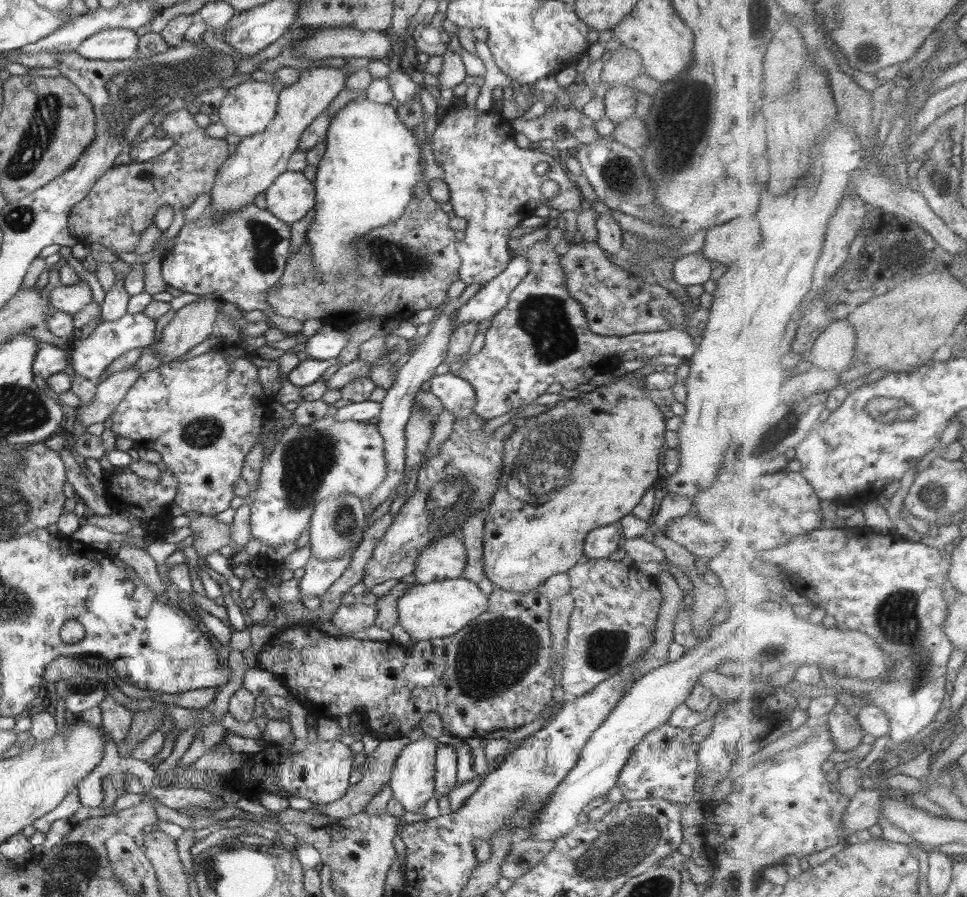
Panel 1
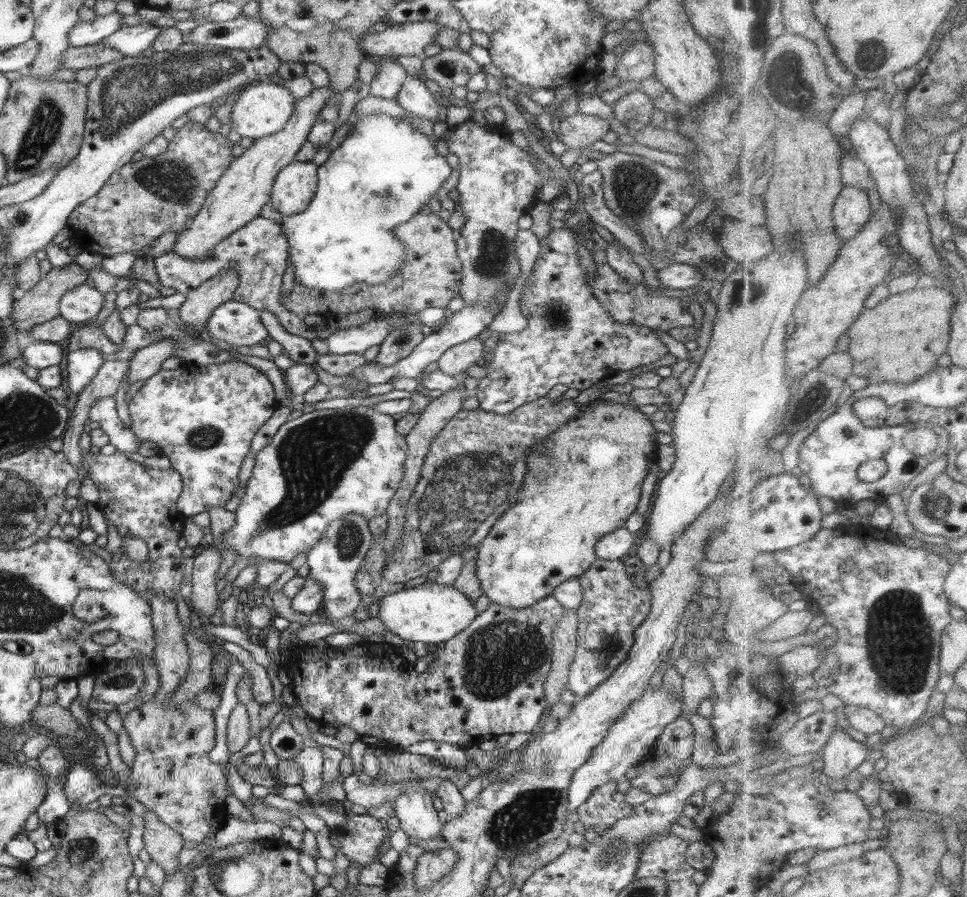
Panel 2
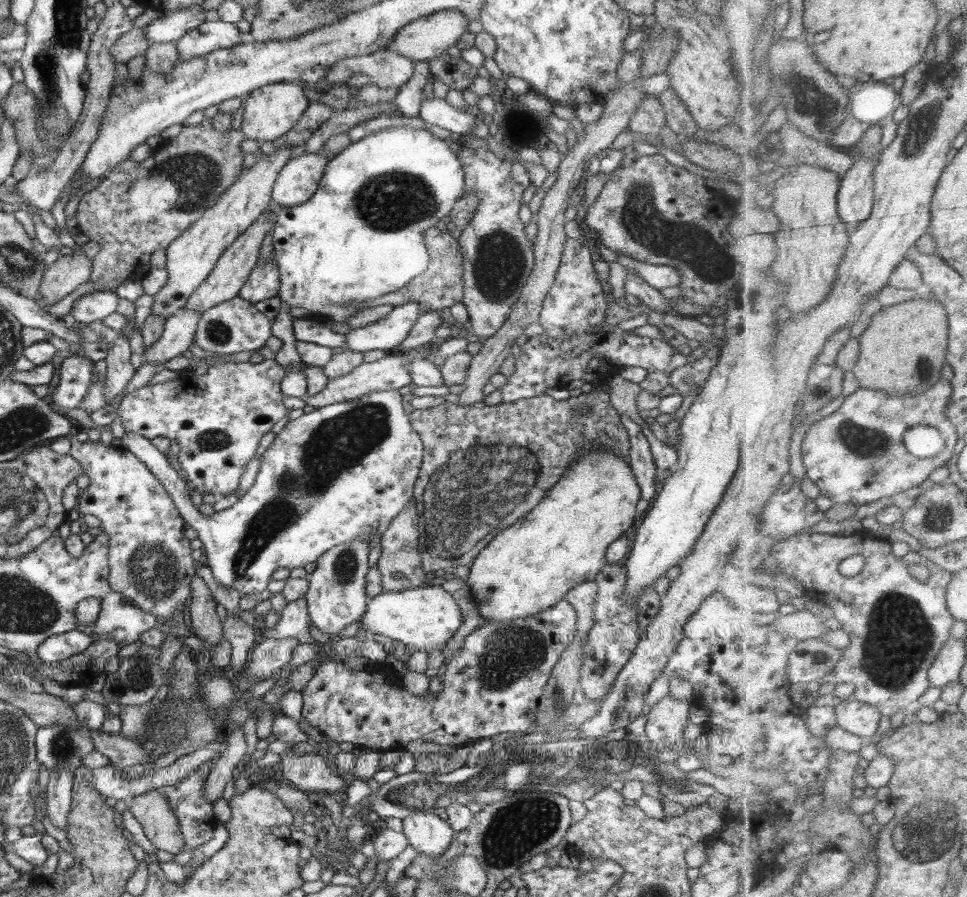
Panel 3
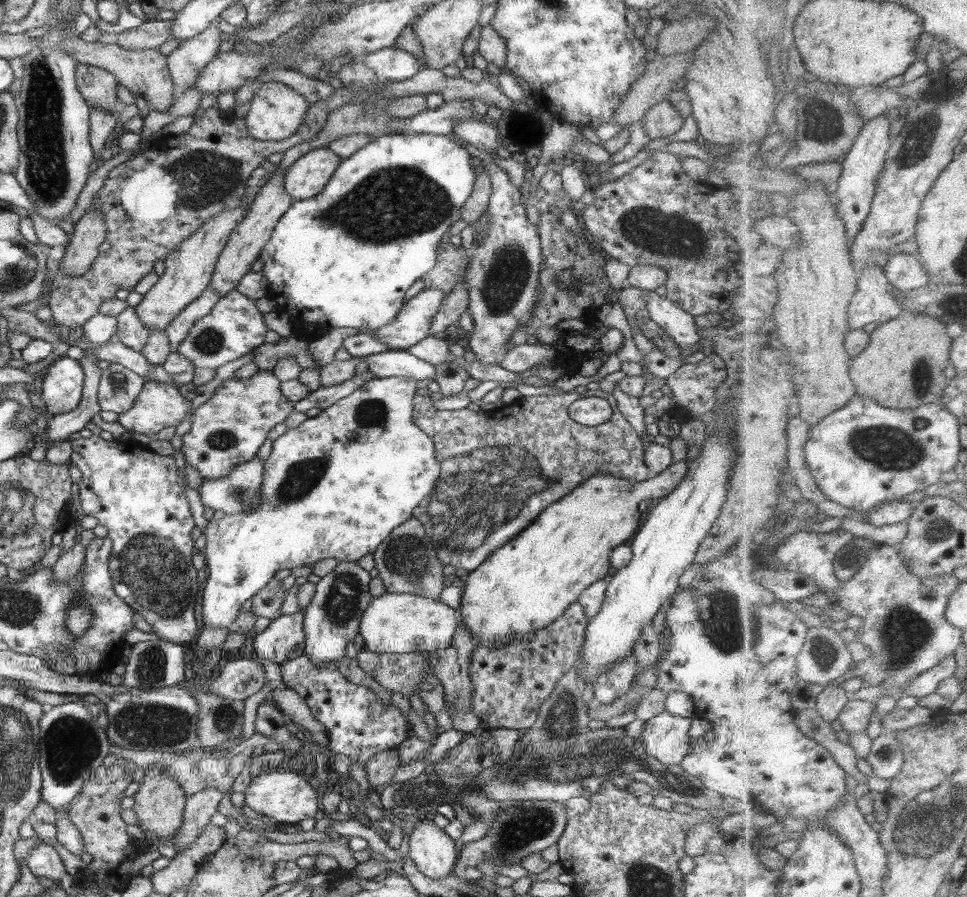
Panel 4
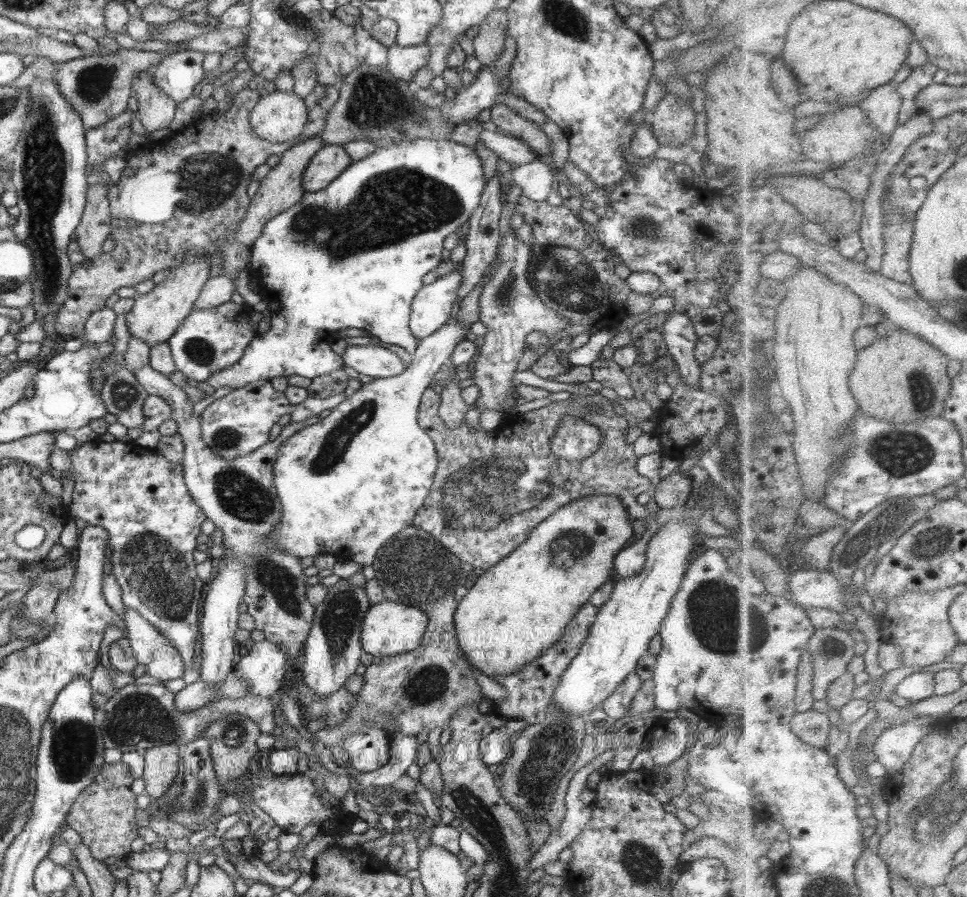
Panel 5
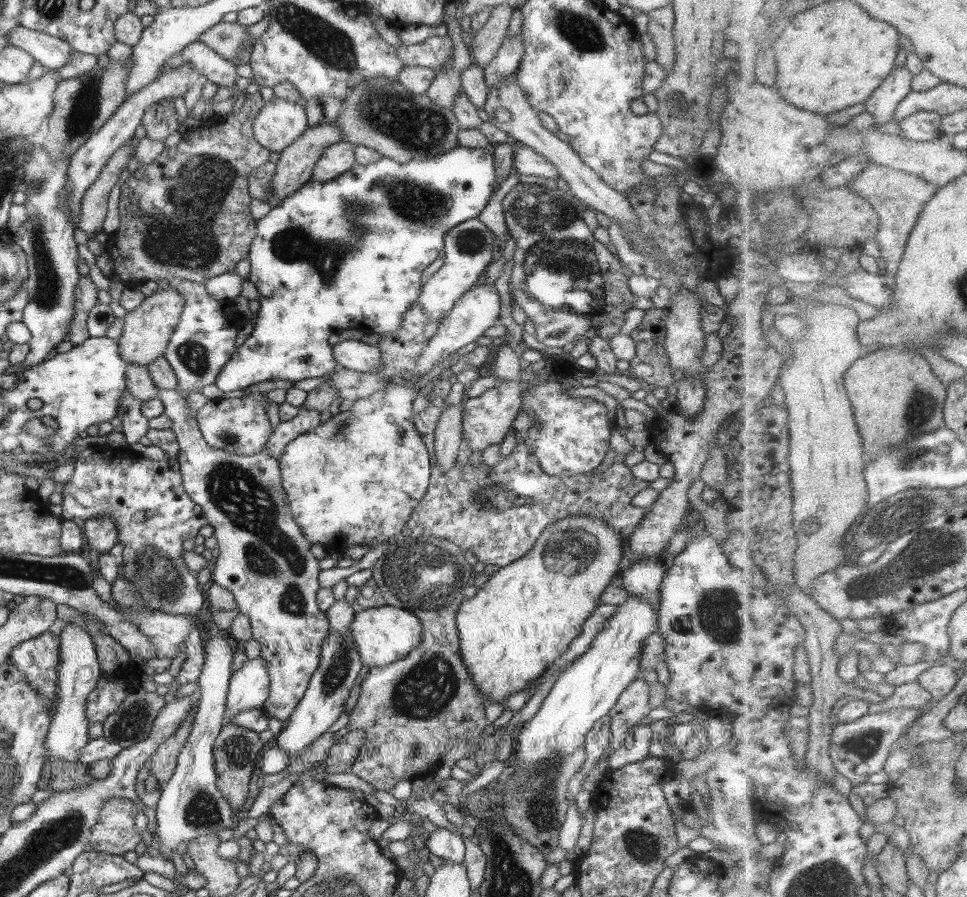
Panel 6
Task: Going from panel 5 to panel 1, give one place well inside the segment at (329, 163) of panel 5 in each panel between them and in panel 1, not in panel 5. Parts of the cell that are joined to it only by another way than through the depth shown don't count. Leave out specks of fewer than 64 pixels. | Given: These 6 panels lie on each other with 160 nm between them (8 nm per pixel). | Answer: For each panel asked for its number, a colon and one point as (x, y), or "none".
1: (292, 196)
2: (294, 186)
3: (298, 180)
4: (307, 177)

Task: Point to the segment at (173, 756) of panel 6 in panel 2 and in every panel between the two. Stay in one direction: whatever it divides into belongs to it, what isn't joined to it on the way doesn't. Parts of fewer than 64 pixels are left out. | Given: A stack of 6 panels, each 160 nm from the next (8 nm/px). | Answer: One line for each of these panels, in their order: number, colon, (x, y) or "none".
2: (163, 844)
3: (161, 826)
4: (159, 803)
5: (162, 762)

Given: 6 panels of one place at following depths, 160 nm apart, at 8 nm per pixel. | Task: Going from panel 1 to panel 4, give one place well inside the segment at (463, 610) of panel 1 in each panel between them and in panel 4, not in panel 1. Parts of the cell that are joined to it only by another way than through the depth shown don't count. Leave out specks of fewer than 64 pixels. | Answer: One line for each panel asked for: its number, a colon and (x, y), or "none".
2: (431, 613)
3: (425, 618)
4: (393, 623)

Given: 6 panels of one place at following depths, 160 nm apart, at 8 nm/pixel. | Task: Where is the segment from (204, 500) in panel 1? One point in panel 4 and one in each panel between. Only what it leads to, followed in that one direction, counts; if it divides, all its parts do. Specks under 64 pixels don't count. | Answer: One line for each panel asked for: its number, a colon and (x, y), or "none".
2: (203, 418)
3: (218, 419)
4: (228, 429)

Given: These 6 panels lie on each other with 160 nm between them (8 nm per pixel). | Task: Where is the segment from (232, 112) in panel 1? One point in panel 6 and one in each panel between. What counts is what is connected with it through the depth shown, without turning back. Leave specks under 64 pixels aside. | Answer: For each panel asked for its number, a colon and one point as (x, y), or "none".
2: (264, 108)
3: (270, 112)
4: (276, 111)
5: (280, 117)
6: (279, 123)

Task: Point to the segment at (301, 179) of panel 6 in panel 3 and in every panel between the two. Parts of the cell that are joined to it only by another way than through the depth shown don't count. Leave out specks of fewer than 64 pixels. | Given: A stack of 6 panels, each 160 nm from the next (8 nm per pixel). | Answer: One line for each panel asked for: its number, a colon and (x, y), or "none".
3: (232, 270)
4: (246, 241)
5: (282, 187)

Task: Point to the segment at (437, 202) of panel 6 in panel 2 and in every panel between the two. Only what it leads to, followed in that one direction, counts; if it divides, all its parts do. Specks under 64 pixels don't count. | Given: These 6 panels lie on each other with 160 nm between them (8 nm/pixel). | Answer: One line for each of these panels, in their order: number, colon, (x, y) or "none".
2: (385, 171)
3: (360, 236)
4: (346, 257)
5: (353, 255)

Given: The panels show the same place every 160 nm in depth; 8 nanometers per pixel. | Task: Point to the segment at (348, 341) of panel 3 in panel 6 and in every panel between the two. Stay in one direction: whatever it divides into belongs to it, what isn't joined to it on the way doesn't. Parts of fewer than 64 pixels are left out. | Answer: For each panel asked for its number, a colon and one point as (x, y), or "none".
4: (413, 323)
5: (434, 304)
6: (469, 248)

